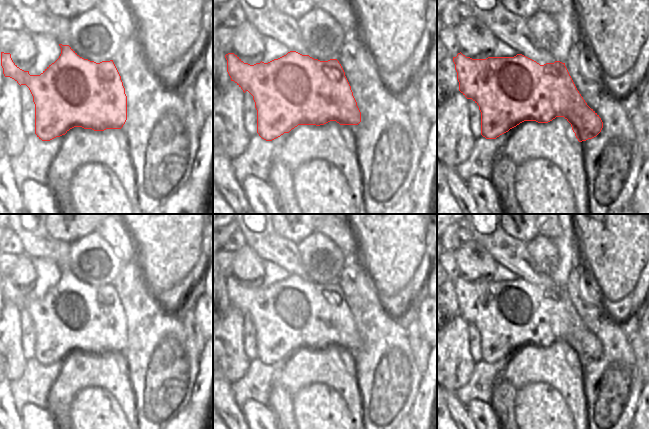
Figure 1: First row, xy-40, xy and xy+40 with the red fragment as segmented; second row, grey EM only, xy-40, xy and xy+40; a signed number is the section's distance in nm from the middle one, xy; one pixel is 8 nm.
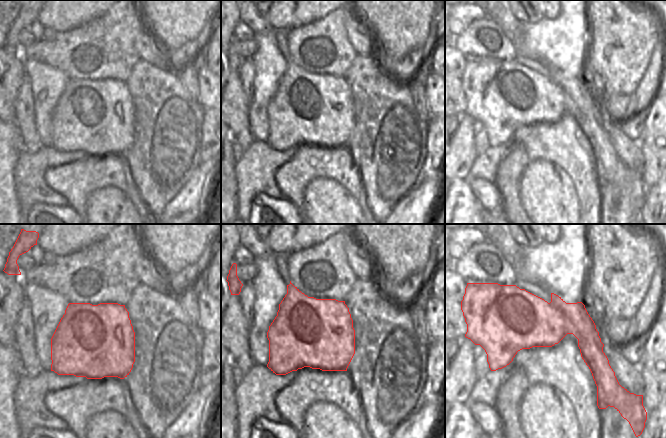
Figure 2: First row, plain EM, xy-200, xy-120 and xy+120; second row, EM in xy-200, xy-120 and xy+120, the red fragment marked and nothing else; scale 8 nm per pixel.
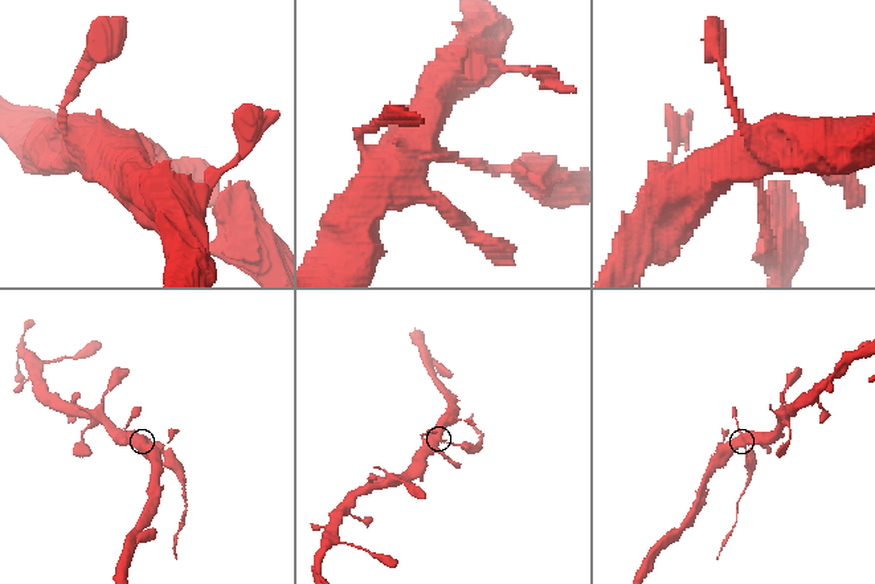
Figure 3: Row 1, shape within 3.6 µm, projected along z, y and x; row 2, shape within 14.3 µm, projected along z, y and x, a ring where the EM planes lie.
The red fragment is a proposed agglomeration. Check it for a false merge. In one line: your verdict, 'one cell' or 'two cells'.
two cells

